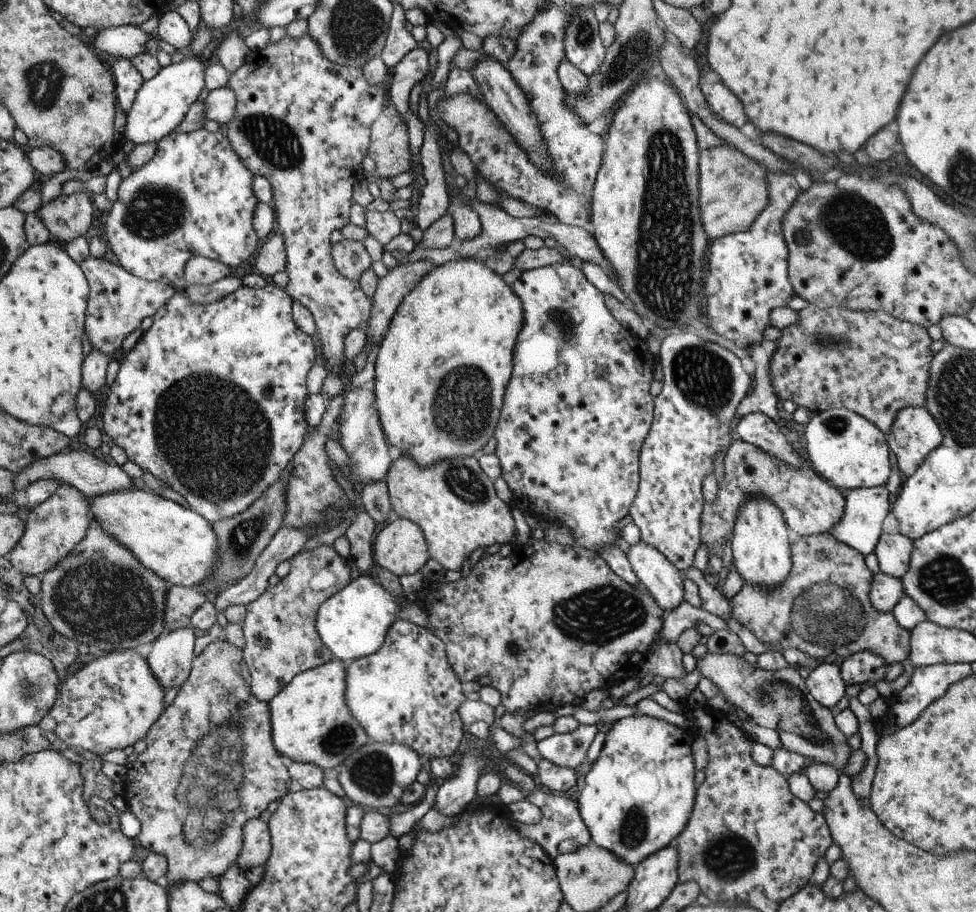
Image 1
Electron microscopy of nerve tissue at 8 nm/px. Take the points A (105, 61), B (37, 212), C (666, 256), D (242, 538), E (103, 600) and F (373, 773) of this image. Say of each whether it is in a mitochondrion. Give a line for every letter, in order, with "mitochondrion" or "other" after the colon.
A: other
B: other
C: mitochondrion
D: mitochondrion
E: mitochondrion
F: mitochondrion

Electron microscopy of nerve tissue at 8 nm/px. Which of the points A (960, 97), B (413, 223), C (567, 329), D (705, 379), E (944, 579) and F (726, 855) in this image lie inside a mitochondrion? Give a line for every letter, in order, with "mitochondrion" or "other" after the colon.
A: other
B: other
C: mitochondrion
D: mitochondrion
E: mitochondrion
F: mitochondrion

